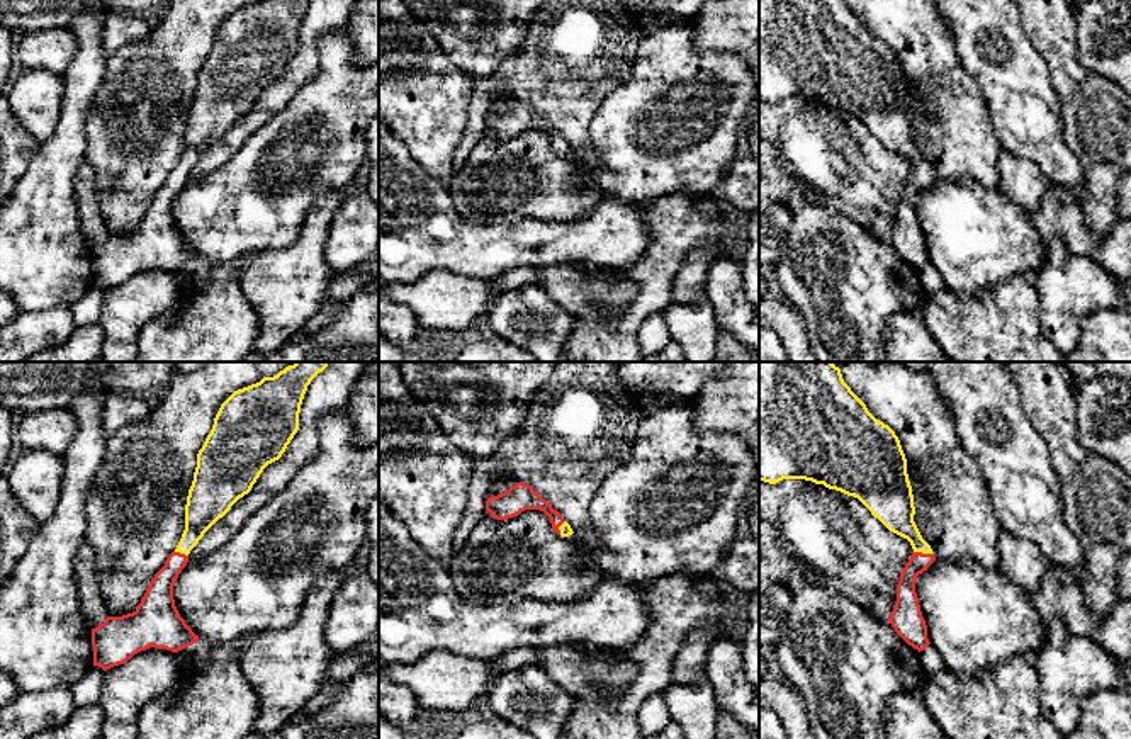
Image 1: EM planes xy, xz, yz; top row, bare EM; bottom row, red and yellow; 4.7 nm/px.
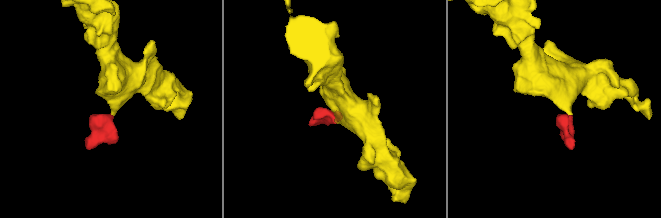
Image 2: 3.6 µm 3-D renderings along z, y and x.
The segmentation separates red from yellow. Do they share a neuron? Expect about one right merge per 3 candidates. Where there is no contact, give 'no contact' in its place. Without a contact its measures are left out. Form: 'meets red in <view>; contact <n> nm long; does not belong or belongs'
meets red in yz; contact 90 nm long; belongs

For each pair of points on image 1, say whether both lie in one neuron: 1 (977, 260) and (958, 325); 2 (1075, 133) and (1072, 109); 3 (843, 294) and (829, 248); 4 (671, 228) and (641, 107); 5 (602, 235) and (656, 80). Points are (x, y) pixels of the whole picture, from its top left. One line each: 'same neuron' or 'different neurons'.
1: different neurons
2: same neuron
3: same neuron
4: different neurons
5: different neurons

